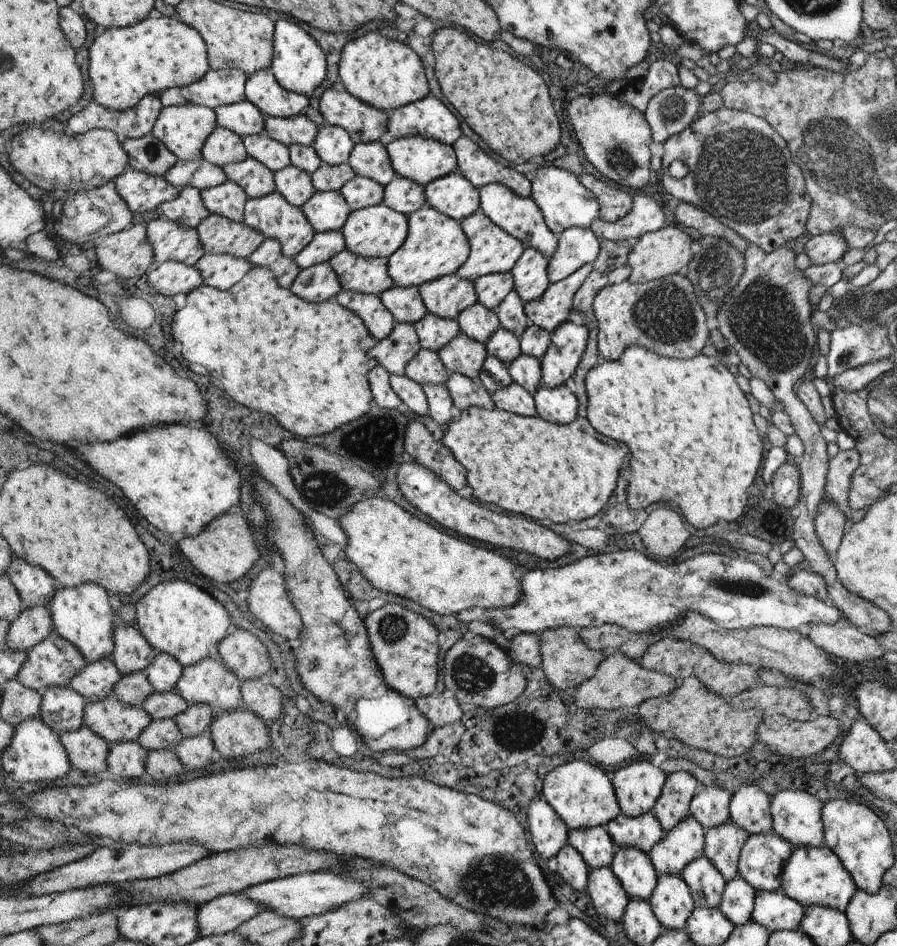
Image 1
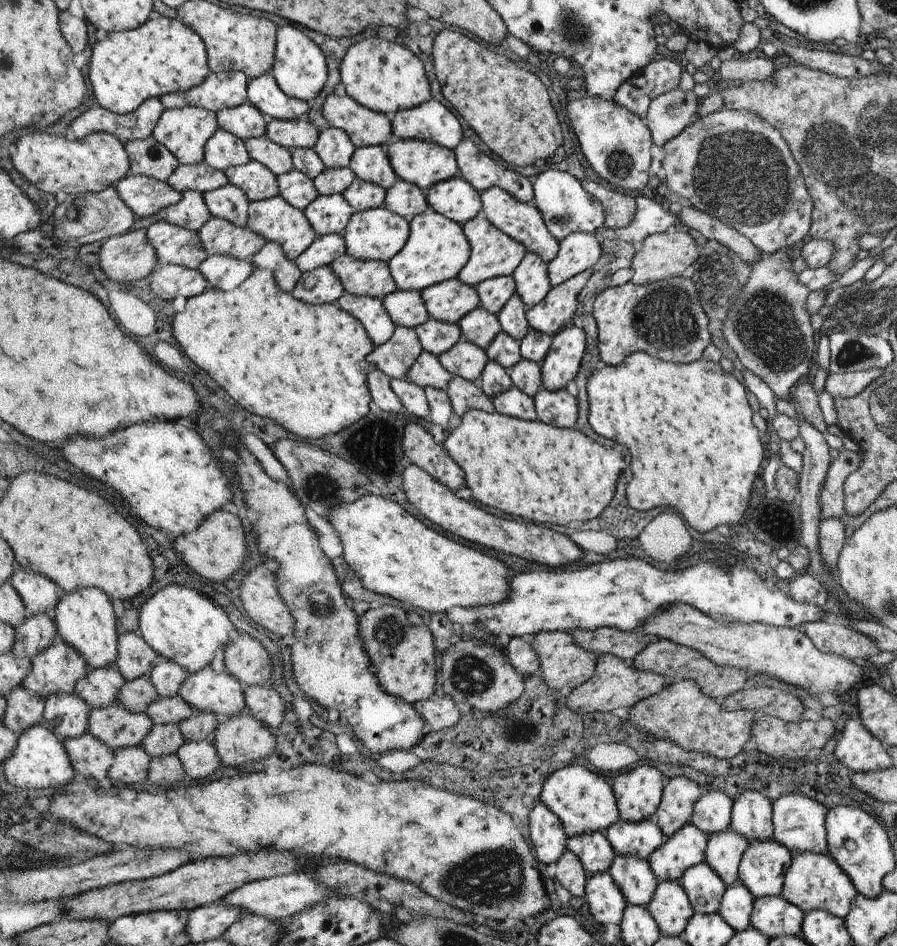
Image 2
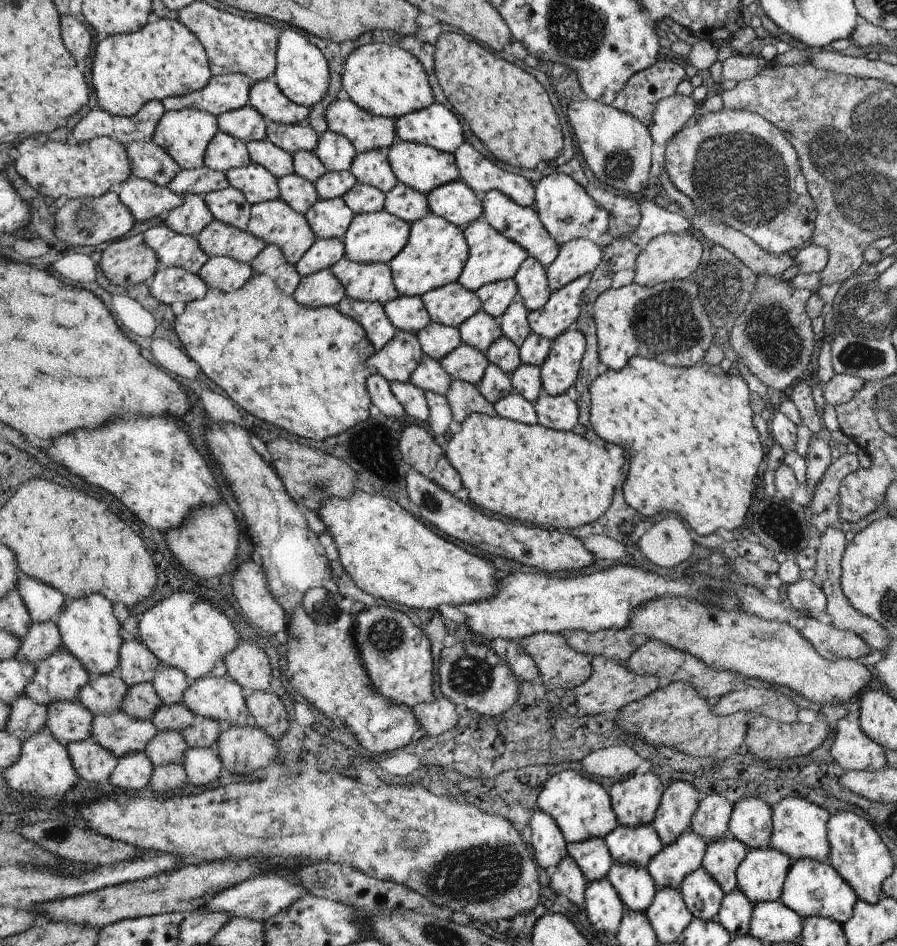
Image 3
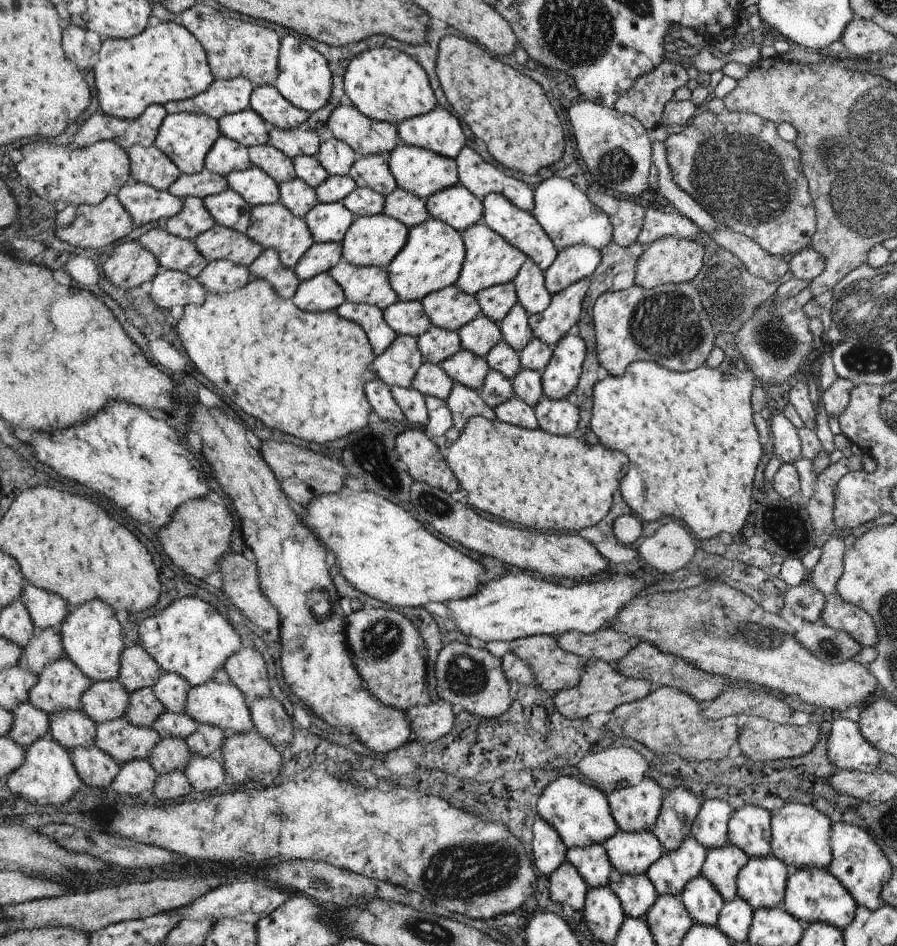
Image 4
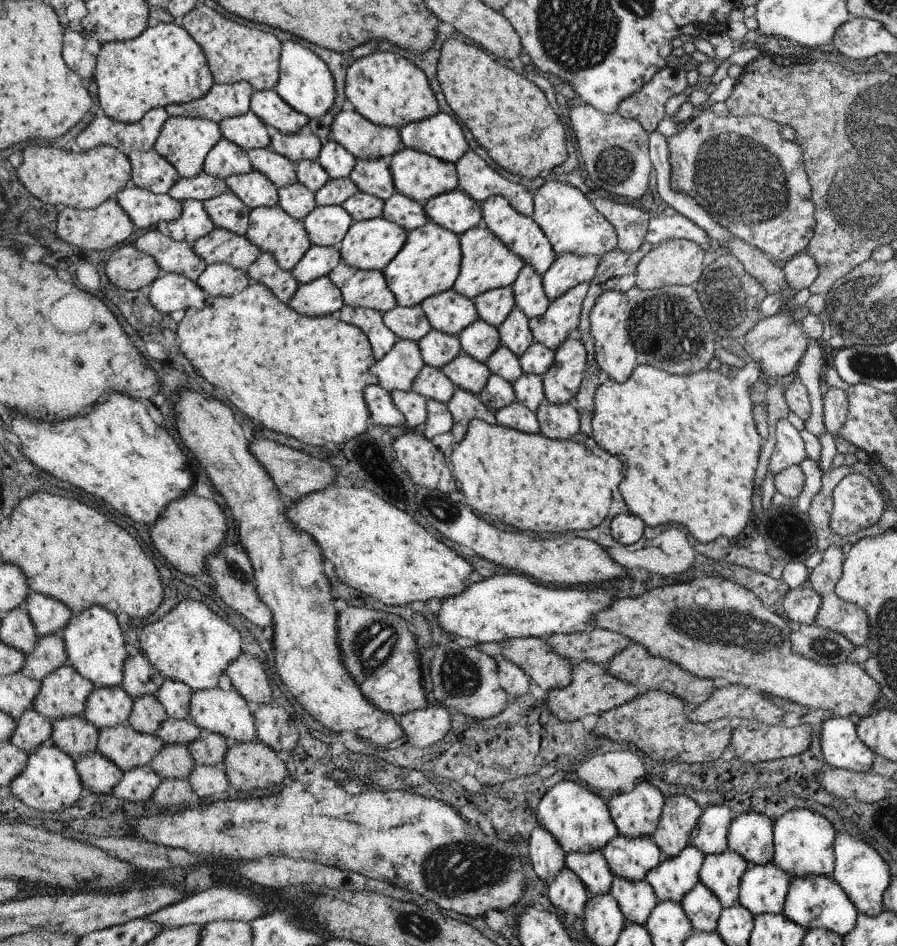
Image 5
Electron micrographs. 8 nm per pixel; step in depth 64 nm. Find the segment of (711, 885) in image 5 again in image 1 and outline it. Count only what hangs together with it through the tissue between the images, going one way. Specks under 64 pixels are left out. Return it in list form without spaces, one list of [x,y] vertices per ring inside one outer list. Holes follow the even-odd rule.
[[[729,820],[717,828],[705,830],[703,856],[707,856],[717,866],[725,882],[733,880],[739,872],[739,856],[747,838],[749,834]]]

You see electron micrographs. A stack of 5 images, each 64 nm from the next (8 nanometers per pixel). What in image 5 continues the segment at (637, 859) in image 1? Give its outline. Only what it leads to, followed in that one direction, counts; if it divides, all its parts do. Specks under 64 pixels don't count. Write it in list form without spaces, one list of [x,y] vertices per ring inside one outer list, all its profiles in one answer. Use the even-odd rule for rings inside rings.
[[[617,876],[613,878],[615,880],[611,884],[609,894],[619,902],[623,918],[627,920],[627,924],[645,926],[653,908],[659,904],[655,890],[645,880],[629,882],[625,878],[617,878]]]

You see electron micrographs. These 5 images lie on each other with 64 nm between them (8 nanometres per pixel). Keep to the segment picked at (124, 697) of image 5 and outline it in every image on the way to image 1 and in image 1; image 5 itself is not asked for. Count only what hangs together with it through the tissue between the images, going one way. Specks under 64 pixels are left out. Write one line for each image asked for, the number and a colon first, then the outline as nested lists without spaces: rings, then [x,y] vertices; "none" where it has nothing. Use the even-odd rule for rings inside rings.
1: [[[111,658],[97,662],[85,662],[85,666],[69,680],[69,688],[79,692],[87,700],[103,700],[111,696],[113,684],[121,680],[121,672]]]
2: [[[115,666],[97,668],[97,670],[85,670],[85,678],[75,682],[73,694],[83,698],[89,708],[107,708],[113,702],[117,702],[119,688],[123,686],[125,678],[121,672],[115,670]]]
3: [[[117,672],[107,676],[93,676],[75,696],[93,716],[97,714],[115,714],[121,710],[121,700],[127,692],[125,682]]]
4: [[[91,682],[91,688],[81,696],[81,712],[85,712],[95,724],[109,722],[125,716],[129,702],[129,692],[121,686],[121,682]]]

